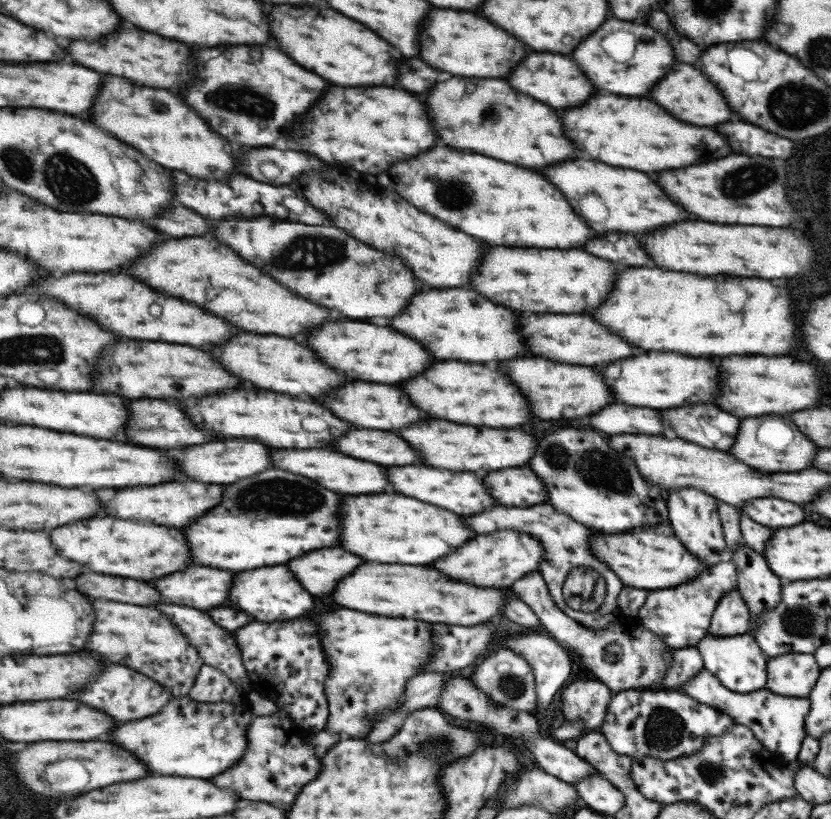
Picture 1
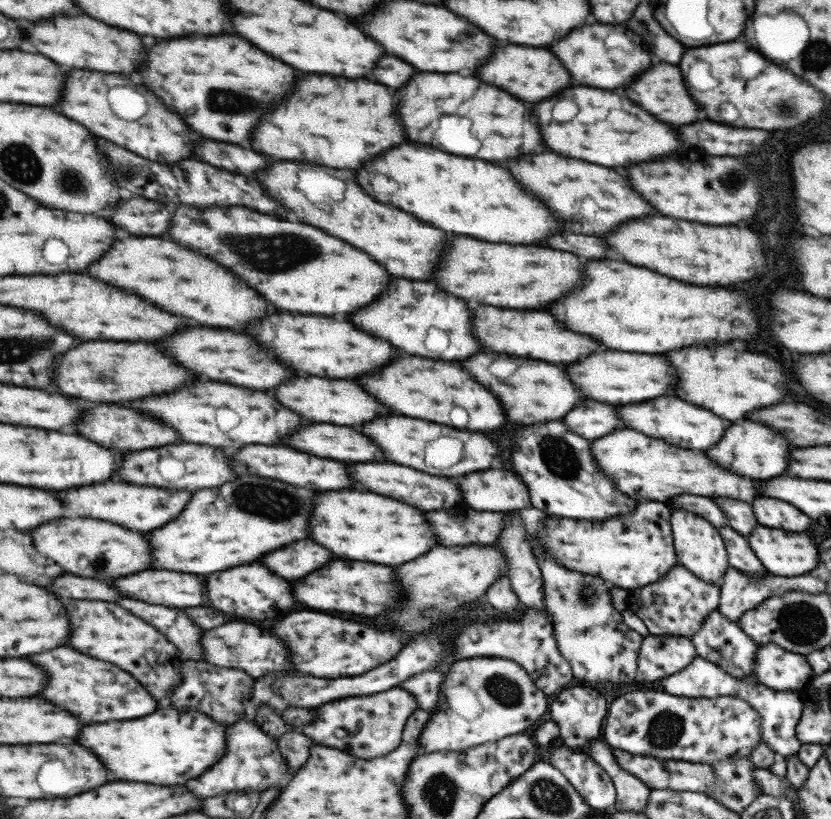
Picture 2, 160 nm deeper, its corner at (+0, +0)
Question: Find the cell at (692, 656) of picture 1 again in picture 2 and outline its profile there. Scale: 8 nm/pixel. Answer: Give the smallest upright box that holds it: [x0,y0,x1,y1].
[634,635,696,682]

